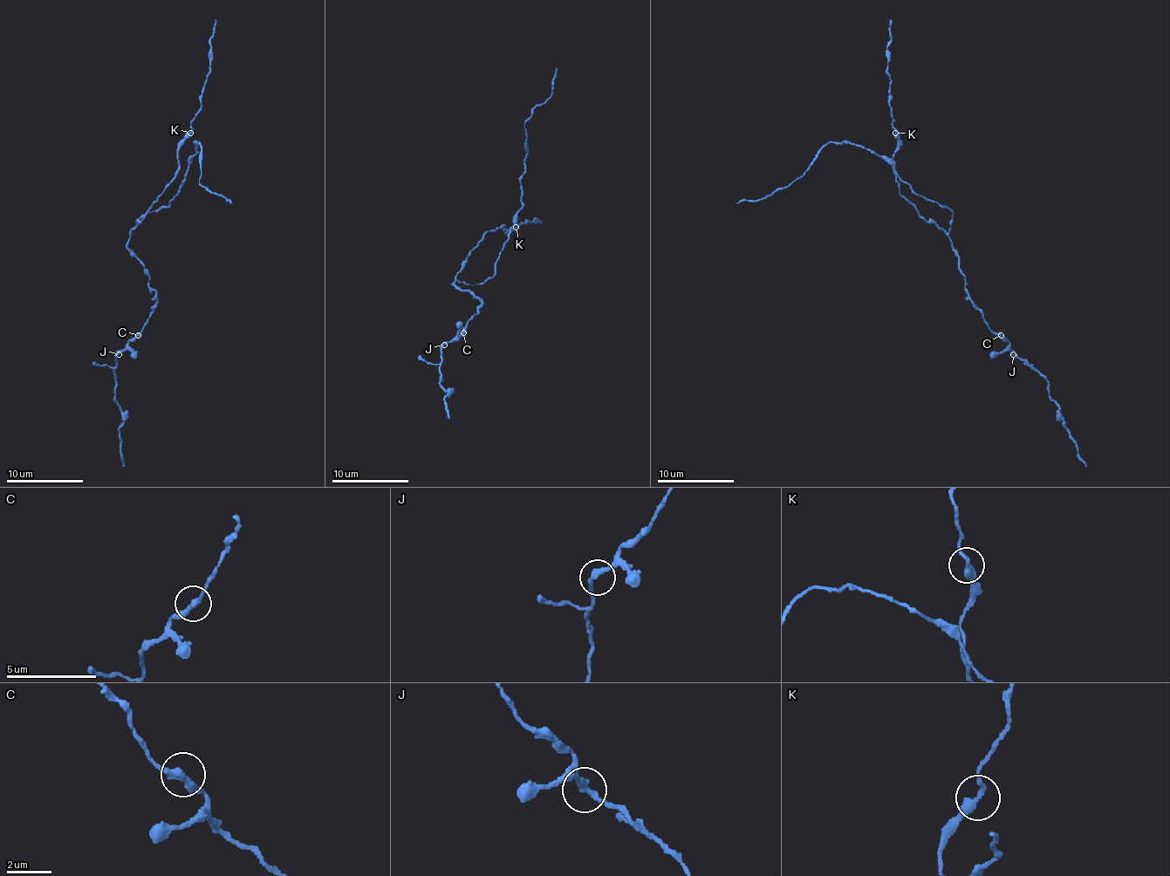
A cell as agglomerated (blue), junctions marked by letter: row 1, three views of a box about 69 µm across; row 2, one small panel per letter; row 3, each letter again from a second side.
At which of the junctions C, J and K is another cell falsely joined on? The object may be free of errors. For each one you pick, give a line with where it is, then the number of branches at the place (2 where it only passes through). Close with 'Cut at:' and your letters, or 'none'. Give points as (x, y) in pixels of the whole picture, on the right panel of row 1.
Cut at: none

